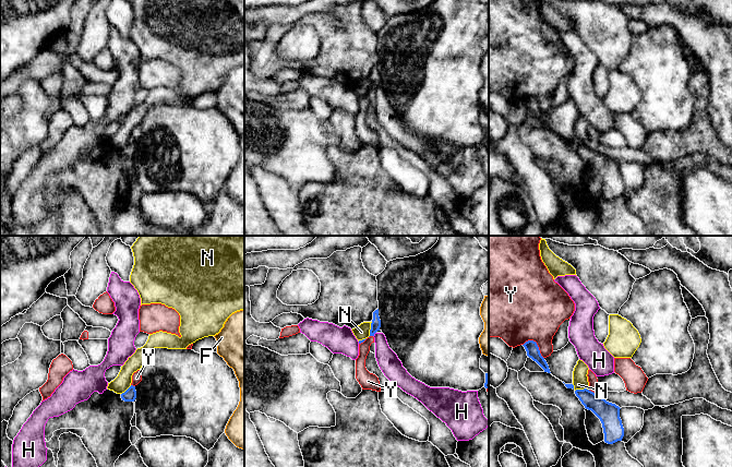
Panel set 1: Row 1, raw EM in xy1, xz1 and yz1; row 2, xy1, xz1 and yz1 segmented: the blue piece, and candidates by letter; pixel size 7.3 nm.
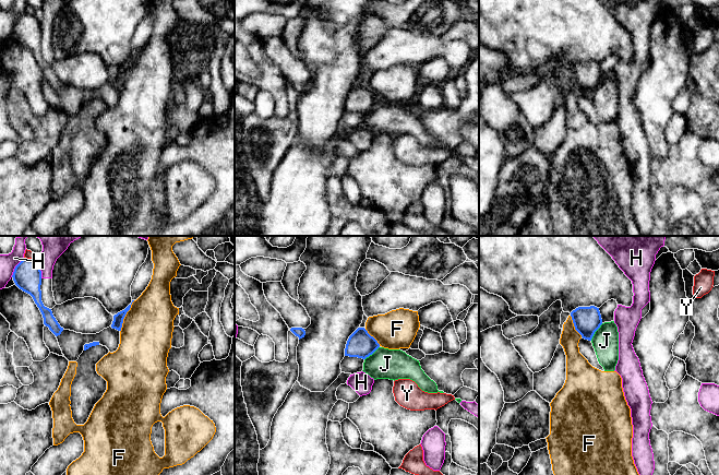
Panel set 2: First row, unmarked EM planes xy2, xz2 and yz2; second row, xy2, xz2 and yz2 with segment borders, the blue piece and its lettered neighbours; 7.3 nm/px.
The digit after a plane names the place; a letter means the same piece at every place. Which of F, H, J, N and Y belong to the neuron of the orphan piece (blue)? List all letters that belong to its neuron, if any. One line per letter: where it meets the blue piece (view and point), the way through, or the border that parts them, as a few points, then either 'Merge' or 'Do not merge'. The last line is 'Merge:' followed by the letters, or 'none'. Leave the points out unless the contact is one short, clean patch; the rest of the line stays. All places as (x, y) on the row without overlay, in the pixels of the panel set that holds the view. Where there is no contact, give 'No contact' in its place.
F: Touches blue at xy2 (124, 71). Do not merge
H: Touches blue at xy2 (15, 23). Do not merge
J: Touches blue at yz2 (595, 86). Boundary: yz2 (602, 79), (590, 95). Do not merge
N: Touches blue at yz1 (578, 145). Do not merge
Y: Touches blue at yz1 (536, 99). Merge
Merge: Y

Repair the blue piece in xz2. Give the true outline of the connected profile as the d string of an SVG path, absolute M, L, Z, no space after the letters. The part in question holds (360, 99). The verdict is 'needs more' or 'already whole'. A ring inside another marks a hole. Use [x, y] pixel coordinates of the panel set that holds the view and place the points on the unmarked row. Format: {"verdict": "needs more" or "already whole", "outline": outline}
{"verdict": "already whole", "outline": "M358 83L347 96L345 111L366 115L379 103L378 96L364 83Z"}

